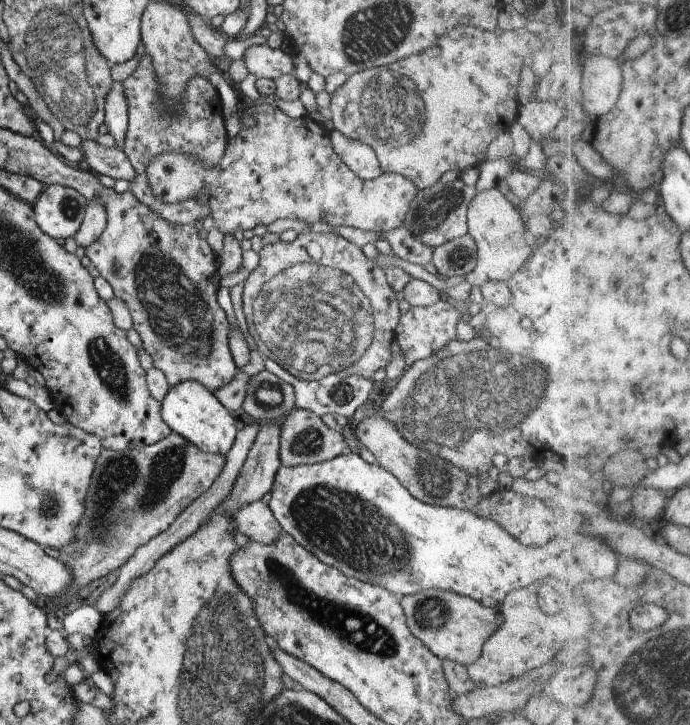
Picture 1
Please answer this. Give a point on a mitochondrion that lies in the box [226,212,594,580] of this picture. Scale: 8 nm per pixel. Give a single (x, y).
(467, 398)

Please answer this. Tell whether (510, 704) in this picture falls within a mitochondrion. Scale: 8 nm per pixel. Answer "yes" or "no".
no

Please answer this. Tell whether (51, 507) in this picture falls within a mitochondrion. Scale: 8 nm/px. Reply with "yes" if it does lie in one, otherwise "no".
yes

